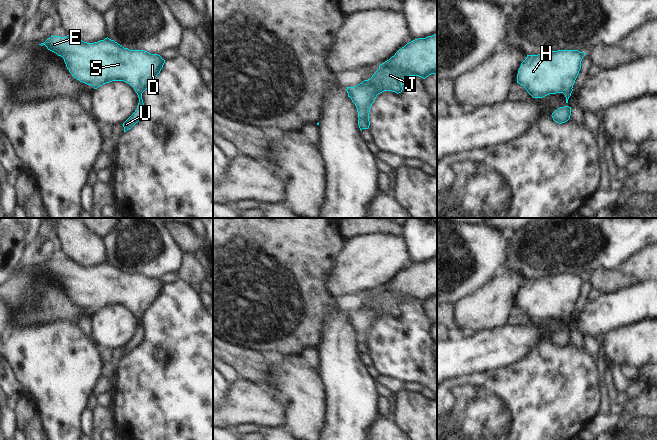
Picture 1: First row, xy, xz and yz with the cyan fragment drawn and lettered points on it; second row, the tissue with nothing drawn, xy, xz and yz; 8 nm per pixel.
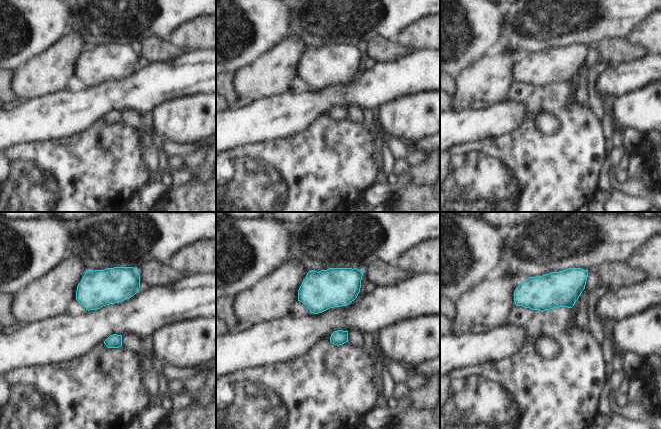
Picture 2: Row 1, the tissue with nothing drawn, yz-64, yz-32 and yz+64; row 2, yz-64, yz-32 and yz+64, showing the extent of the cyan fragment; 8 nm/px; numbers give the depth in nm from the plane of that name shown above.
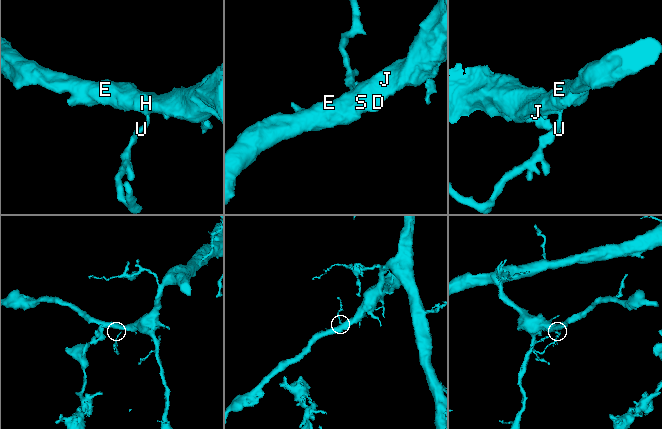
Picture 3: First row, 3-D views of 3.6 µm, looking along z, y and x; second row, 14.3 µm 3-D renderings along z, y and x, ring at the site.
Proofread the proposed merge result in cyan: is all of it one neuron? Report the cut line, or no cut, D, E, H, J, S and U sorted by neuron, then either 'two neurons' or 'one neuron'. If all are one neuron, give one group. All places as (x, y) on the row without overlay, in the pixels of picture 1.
no cut; D E H J S U; one neuron

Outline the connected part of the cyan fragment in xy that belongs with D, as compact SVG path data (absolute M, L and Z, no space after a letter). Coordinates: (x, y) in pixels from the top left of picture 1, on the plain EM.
M51 259L50 262L39 269L45 269L48 274L61 280L72 300L80 306L93 310L94 313L112 305L124 305L134 312L139 327L135 336L123 347L124 356L131 353L143 341L145 331L142 317L157 301L165 287L165 284L158 278L124 272L108 261L98 266L87 267L71 259L66 261Z

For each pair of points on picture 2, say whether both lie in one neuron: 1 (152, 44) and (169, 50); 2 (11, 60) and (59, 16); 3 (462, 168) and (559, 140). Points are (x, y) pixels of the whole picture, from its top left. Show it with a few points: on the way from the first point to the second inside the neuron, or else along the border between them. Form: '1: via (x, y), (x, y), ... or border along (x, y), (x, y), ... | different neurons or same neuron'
1: via (156, 48), (158, 50), (165, 50) | same neuron
2: via (23, 49), (28, 47), (47, 28) | same neuron
3: via (486, 162), (497, 162), (500, 159), (535, 159) | same neuron

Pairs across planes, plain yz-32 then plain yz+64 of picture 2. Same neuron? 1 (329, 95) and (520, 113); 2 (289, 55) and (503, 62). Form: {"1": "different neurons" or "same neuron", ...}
{"1": "same neuron", "2": "same neuron"}

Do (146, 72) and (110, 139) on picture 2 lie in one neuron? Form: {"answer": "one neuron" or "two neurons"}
{"answer": "two neurons"}

